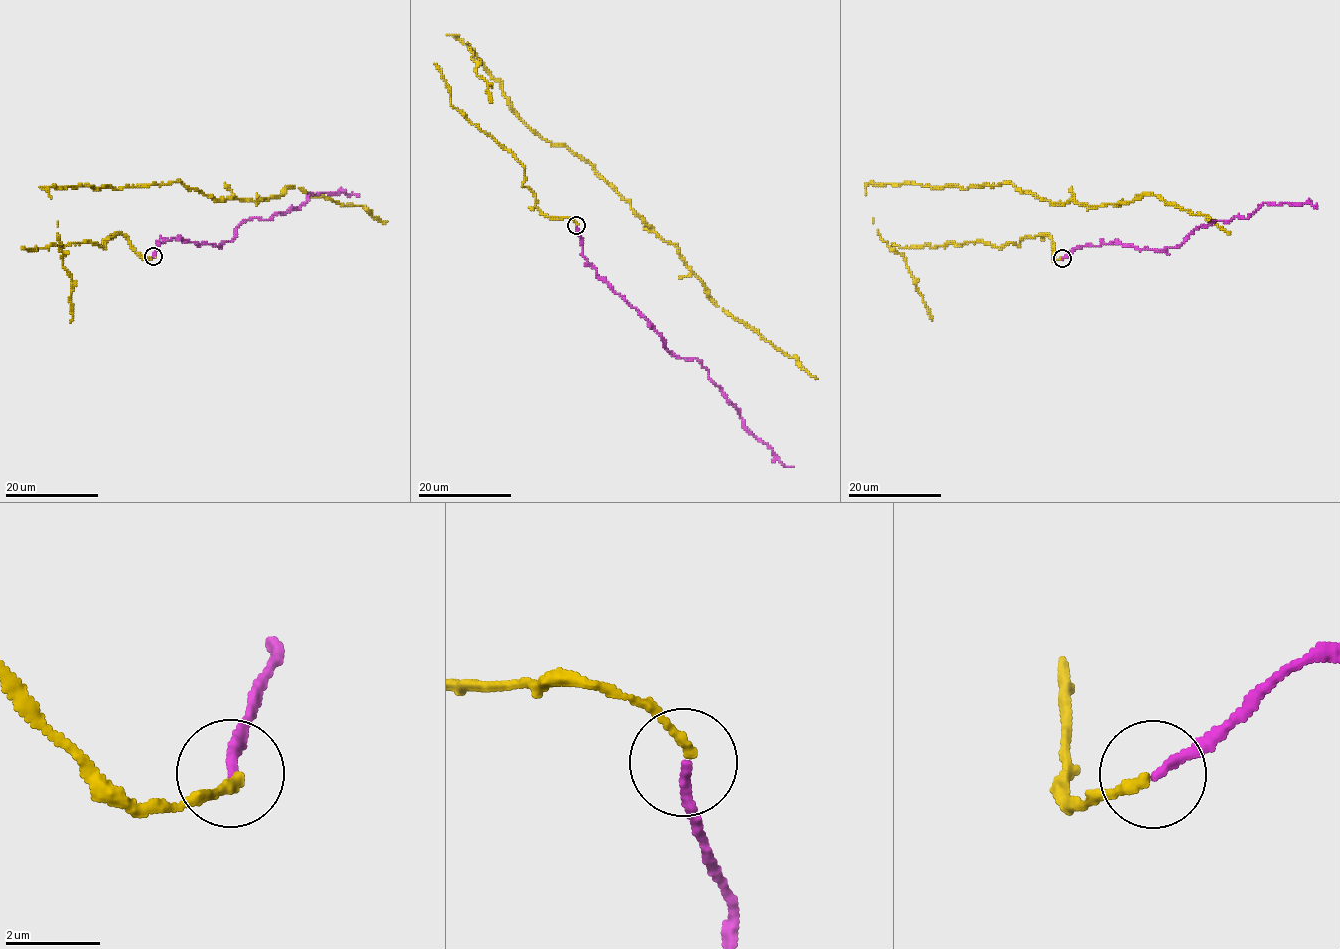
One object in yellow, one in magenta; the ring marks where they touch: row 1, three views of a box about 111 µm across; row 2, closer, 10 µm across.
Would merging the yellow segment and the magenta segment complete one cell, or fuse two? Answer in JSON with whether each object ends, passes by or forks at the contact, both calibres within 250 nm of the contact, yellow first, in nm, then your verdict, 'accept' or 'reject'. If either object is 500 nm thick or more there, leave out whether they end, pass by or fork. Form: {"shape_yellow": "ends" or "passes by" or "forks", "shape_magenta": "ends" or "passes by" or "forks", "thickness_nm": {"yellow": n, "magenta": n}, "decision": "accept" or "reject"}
{"shape_yellow": "ends", "shape_magenta": "ends", "thickness_nm": {"yellow": 200, "magenta": 190}, "decision": "accept"}

